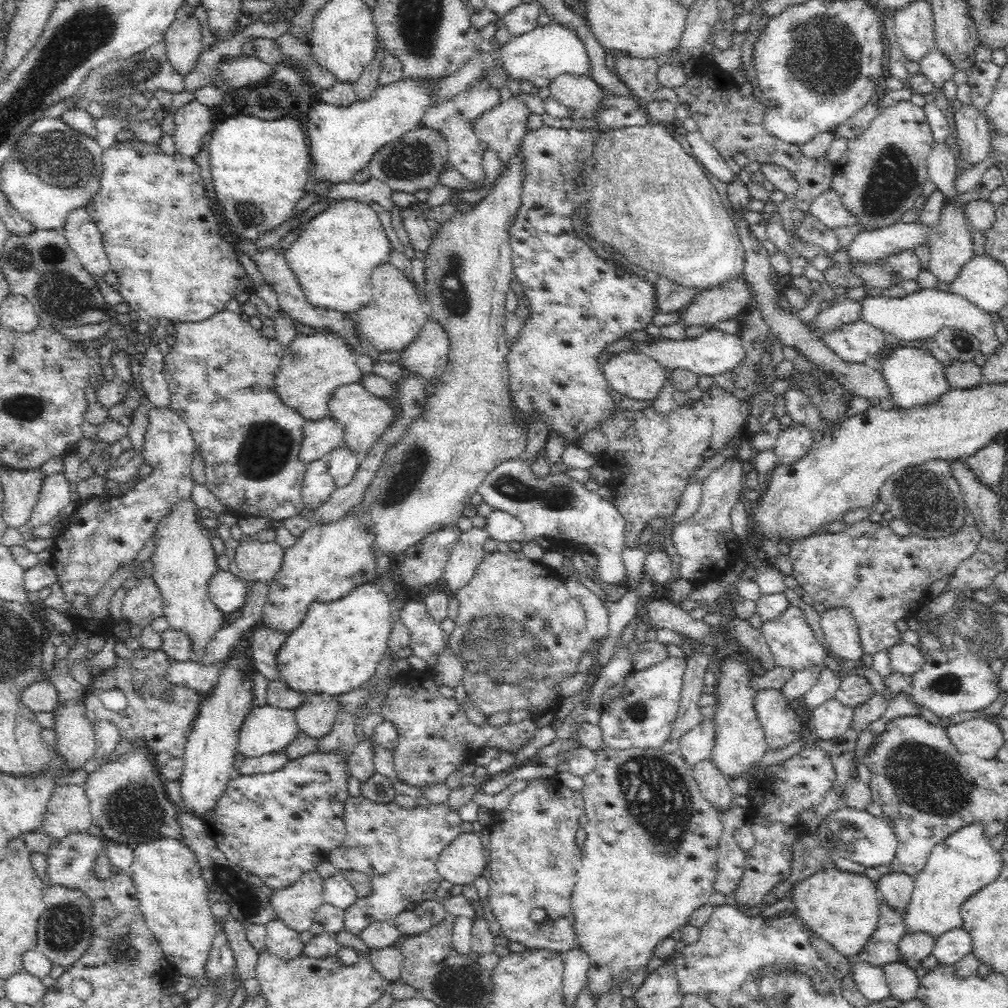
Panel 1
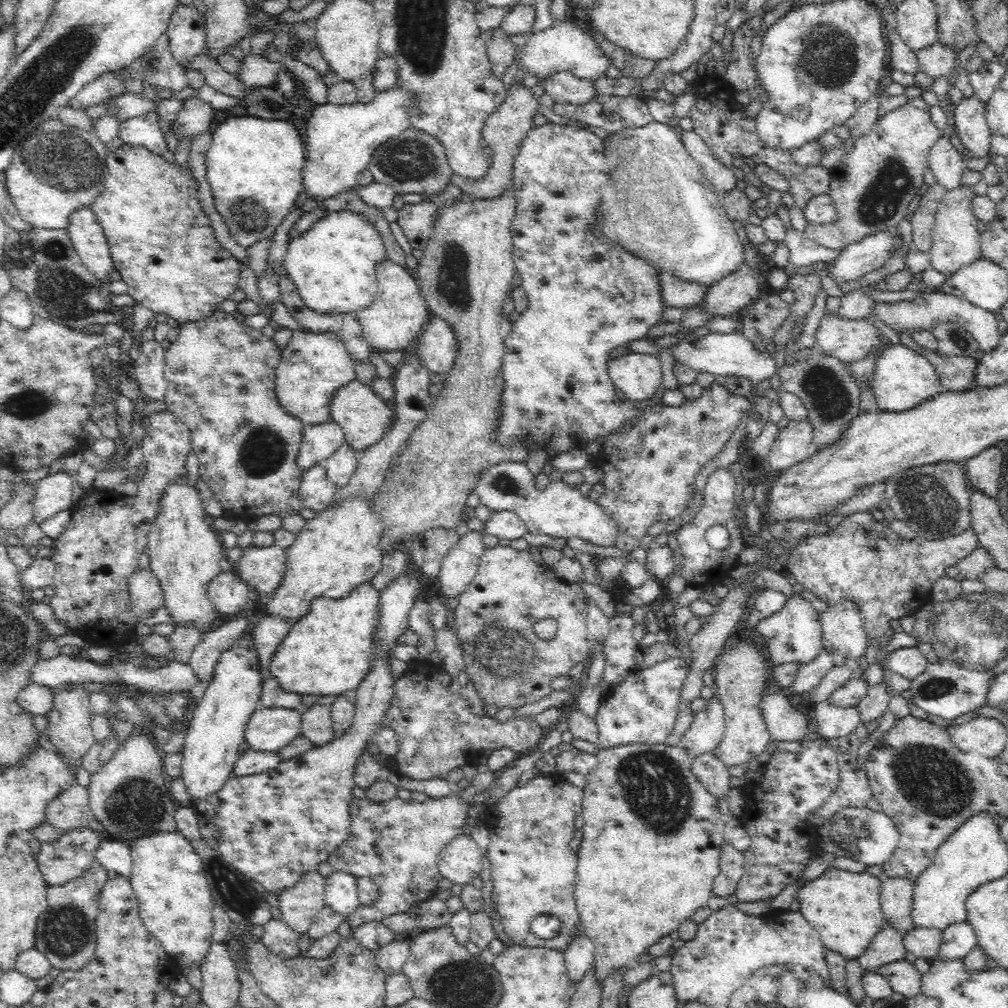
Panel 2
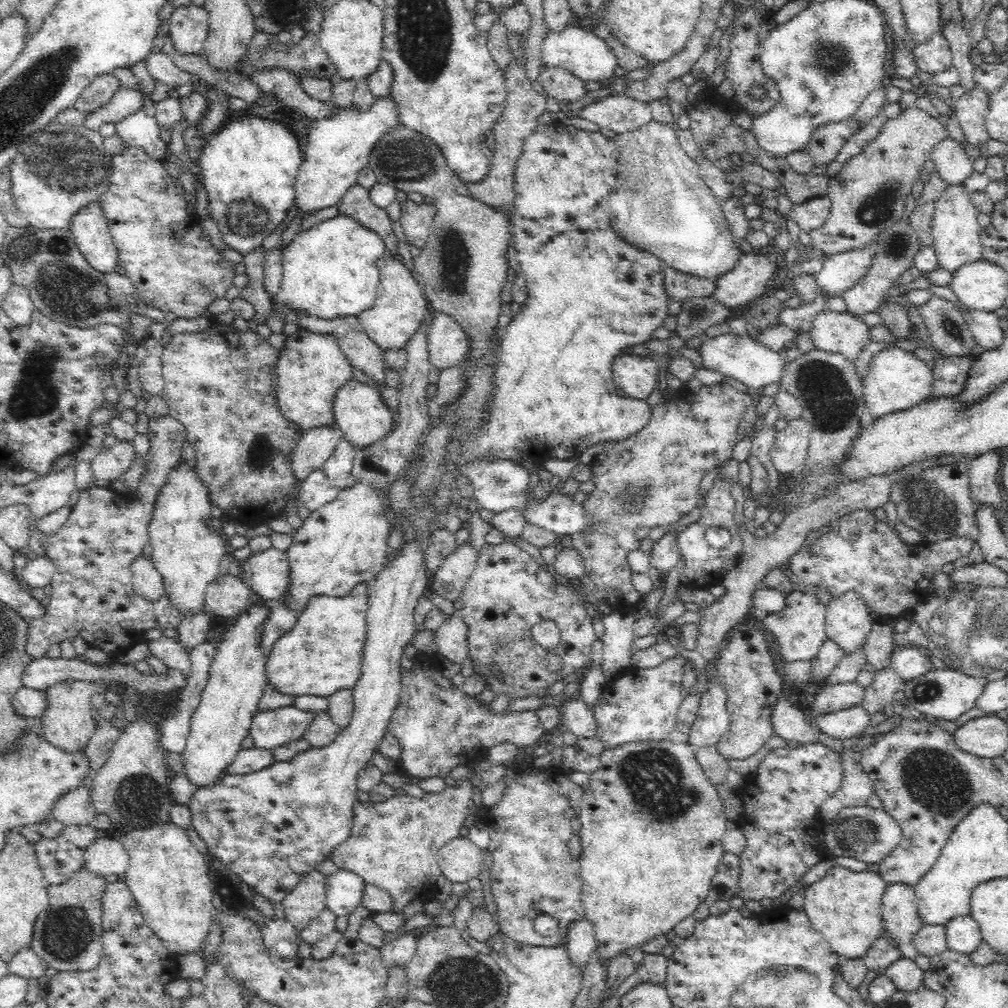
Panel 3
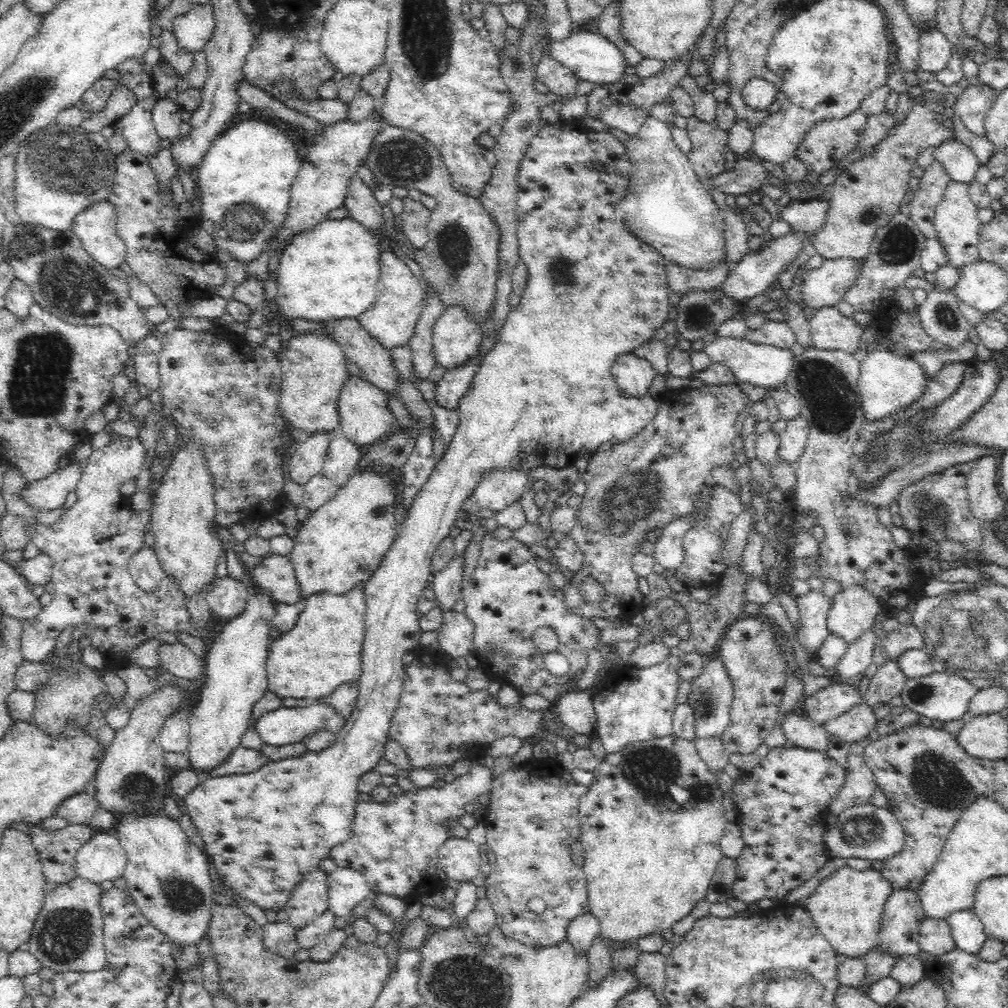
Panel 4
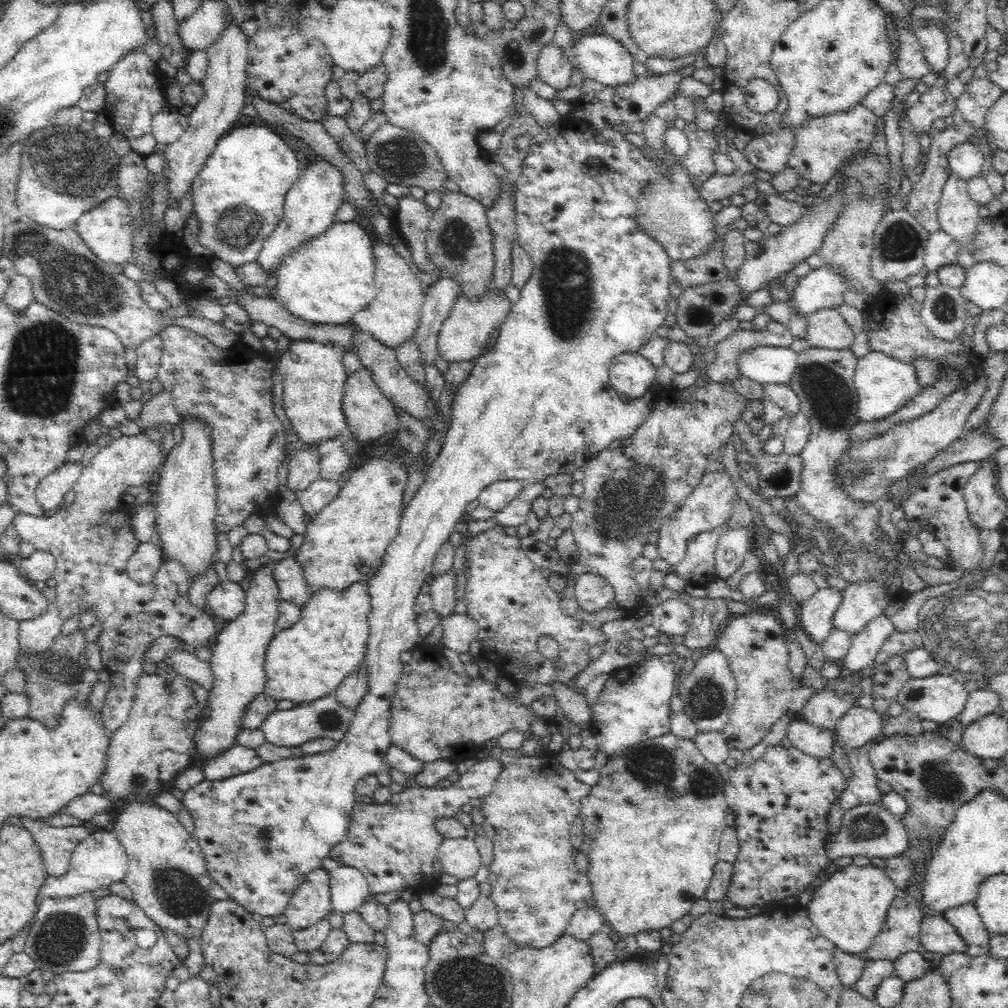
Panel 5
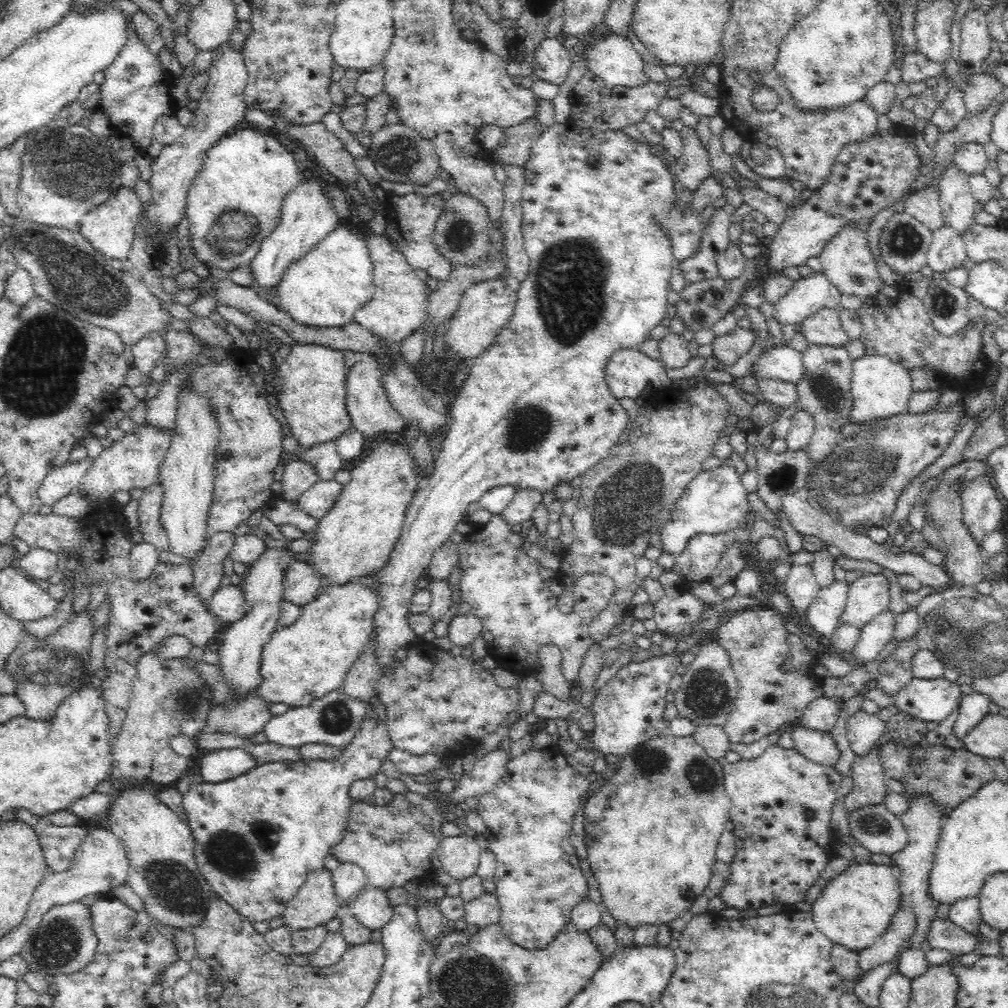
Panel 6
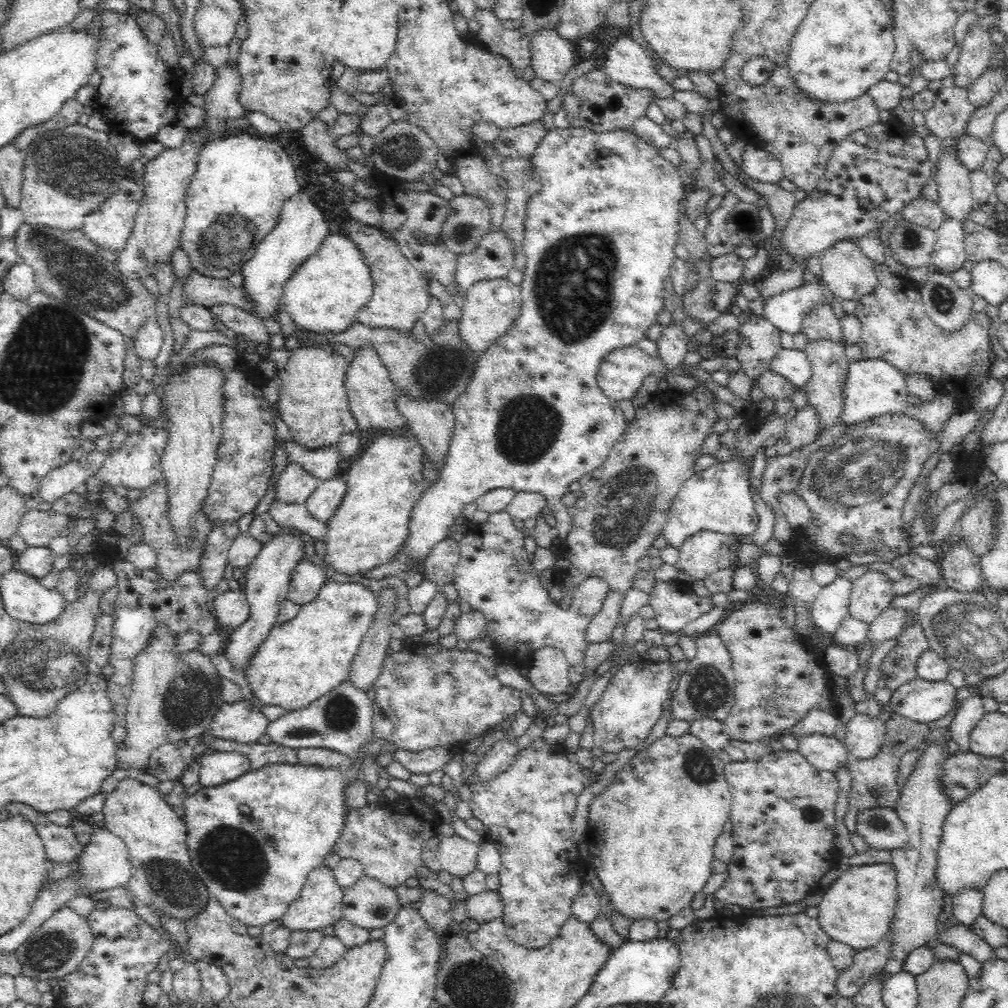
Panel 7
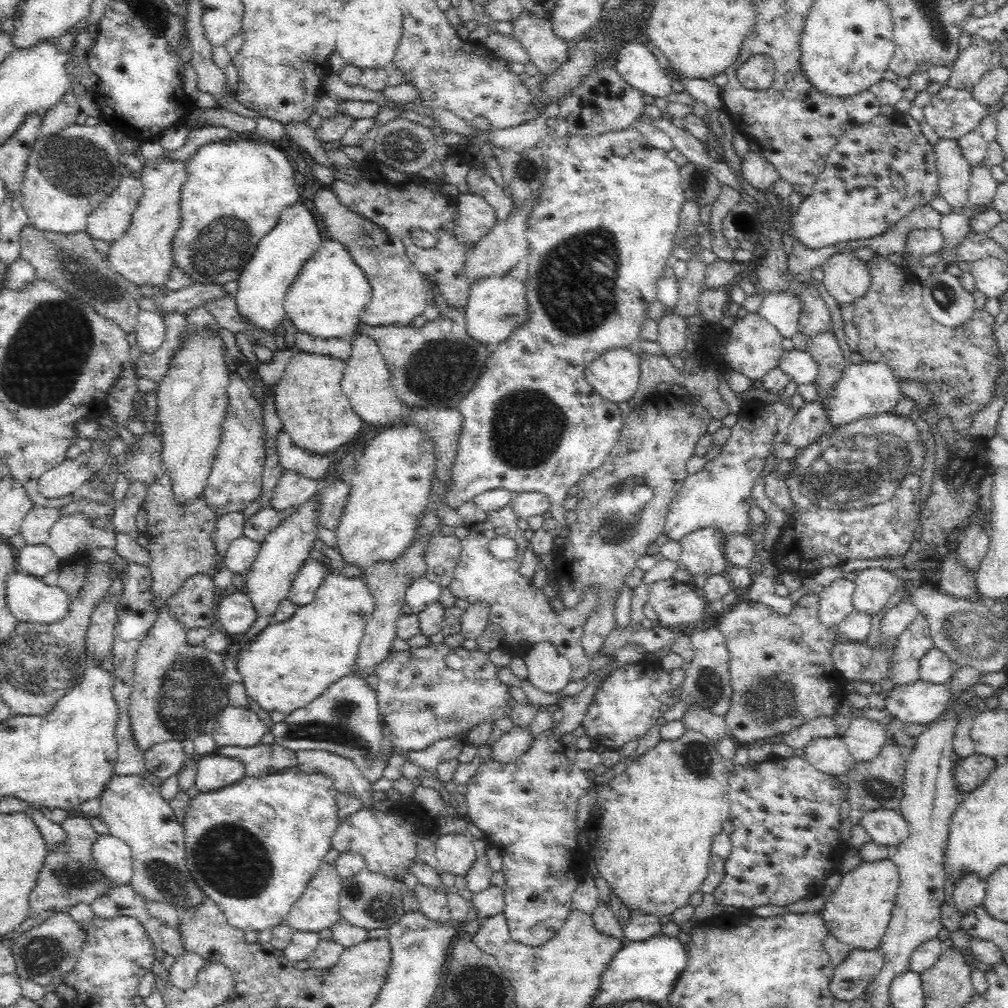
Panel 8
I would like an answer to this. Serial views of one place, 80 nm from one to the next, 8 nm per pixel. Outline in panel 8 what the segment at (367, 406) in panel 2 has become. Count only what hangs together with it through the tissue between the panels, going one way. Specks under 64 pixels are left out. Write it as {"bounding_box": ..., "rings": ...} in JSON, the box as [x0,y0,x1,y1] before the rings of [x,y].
{"bounding_box":[340,332,405,426],"rings":[[[362,332],[351,338],[350,358],[345,361],[345,369],[340,383],[341,392],[348,398],[354,412],[368,424],[388,426],[402,422],[405,410],[401,408],[391,381],[390,369],[386,366],[378,343],[370,334]]]}

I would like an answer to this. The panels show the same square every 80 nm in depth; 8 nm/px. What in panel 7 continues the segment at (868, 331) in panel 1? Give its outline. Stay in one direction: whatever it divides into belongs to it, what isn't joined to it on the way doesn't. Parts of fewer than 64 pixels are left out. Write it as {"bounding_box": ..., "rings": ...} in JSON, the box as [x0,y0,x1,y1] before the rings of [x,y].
{"bounding_box":[800,303,843,342],"rings":[[[830,303],[814,304],[814,308],[807,312],[800,332],[806,335],[808,341],[832,339],[840,342],[843,339],[840,319],[836,317]]]}

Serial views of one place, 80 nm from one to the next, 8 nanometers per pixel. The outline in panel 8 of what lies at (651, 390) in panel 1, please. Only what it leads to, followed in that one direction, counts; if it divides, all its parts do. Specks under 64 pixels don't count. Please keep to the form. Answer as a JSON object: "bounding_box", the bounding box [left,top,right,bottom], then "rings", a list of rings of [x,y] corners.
{"bounding_box":[583,348,640,404],"rings":[[[635,348],[606,349],[584,364],[583,380],[602,398],[618,404],[634,396],[640,378],[640,357]]]}

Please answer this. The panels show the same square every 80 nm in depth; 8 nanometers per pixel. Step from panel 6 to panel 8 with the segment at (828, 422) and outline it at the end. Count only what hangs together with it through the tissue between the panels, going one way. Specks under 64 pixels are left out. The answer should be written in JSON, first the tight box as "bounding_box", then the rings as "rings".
{"bounding_box":[805,328,847,404],"rings":[[[828,328],[828,330],[808,338],[805,350],[812,355],[818,364],[818,378],[814,382],[818,392],[818,400],[824,404],[827,392],[842,376],[847,361],[838,346],[833,328]]]}

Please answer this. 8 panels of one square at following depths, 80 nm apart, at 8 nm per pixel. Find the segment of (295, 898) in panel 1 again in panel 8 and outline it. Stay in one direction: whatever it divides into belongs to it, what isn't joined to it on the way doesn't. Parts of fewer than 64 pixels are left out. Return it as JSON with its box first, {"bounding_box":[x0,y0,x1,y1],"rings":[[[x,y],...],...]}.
{"bounding_box":[286,861,342,932],"rings":[[[323,861],[306,886],[300,900],[287,914],[286,921],[296,931],[320,932],[341,919],[339,892],[342,877],[335,865]]]}

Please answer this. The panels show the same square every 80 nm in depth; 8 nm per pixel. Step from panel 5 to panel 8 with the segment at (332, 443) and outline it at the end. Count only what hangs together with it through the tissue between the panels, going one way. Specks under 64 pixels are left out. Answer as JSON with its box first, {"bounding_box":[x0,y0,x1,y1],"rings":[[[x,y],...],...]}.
{"bounding_box":[276,430,334,481],"rings":[[[284,430],[276,434],[276,454],[283,470],[297,472],[304,478],[320,481],[334,465],[334,455],[314,456],[292,444],[291,436]]]}

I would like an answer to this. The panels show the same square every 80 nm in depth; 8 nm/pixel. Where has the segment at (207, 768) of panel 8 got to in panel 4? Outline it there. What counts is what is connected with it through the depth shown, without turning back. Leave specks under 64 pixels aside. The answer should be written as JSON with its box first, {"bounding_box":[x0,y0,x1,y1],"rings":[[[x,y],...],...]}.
{"bounding_box":[207,745,268,778],"rings":[[[238,745],[221,763],[214,765],[207,773],[212,778],[251,773],[268,762],[266,756],[257,749]]]}

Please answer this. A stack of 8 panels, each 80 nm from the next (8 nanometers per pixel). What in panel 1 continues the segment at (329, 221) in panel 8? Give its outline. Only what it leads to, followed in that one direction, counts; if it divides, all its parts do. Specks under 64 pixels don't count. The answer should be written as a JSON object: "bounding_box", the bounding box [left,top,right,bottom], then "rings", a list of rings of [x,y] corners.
{"bounding_box":[355,263,428,352],"rings":[[[392,263],[379,264],[372,273],[373,297],[370,302],[355,311],[359,334],[380,352],[402,352],[416,340],[428,321],[428,315],[415,283],[410,281]]]}

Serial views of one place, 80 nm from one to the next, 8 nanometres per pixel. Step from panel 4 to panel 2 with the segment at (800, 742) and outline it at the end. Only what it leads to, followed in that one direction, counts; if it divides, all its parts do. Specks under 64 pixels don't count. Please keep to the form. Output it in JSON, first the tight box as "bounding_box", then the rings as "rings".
{"bounding_box":[760,691,810,742],"rings":[[[784,691],[768,694],[760,708],[772,742],[801,741],[809,735],[810,719],[794,709],[792,702],[788,700],[788,694]]]}

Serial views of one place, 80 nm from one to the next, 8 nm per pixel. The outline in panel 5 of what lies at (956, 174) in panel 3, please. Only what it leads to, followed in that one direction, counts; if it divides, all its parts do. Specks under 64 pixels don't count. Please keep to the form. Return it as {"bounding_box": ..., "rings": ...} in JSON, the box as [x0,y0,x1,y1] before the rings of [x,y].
{"bounding_box":[948,143,984,180],"rings":[[[964,143],[956,146],[948,154],[950,170],[954,171],[963,180],[970,180],[980,175],[984,168],[984,154],[980,152],[978,146],[971,143]]]}

